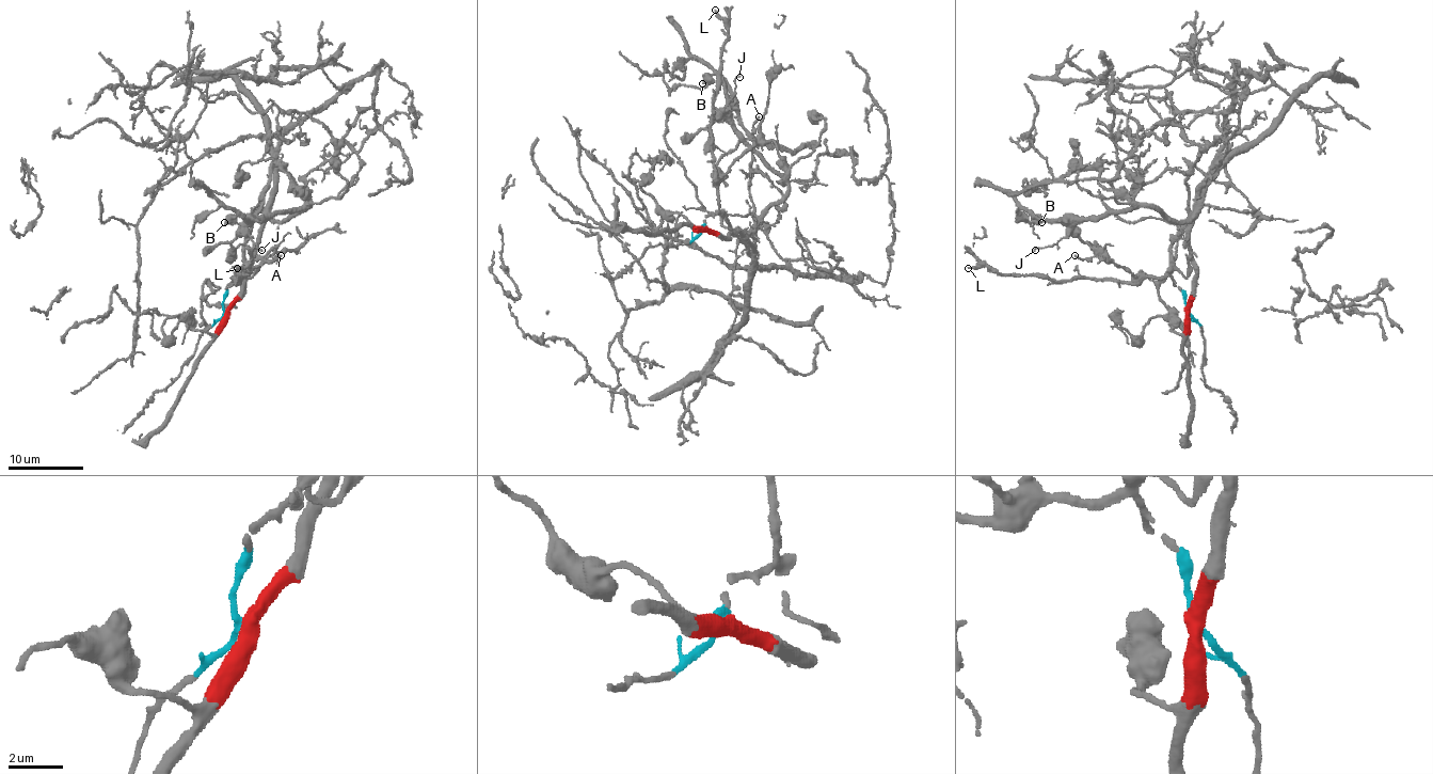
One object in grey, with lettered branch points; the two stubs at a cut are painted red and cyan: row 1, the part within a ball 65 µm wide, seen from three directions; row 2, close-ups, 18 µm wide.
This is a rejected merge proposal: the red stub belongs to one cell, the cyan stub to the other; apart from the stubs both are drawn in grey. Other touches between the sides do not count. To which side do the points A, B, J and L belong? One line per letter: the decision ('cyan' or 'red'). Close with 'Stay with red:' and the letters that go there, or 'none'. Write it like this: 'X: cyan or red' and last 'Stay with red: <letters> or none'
A: cyan
B: red
J: red
L: cyan
Stay with red: B, J

